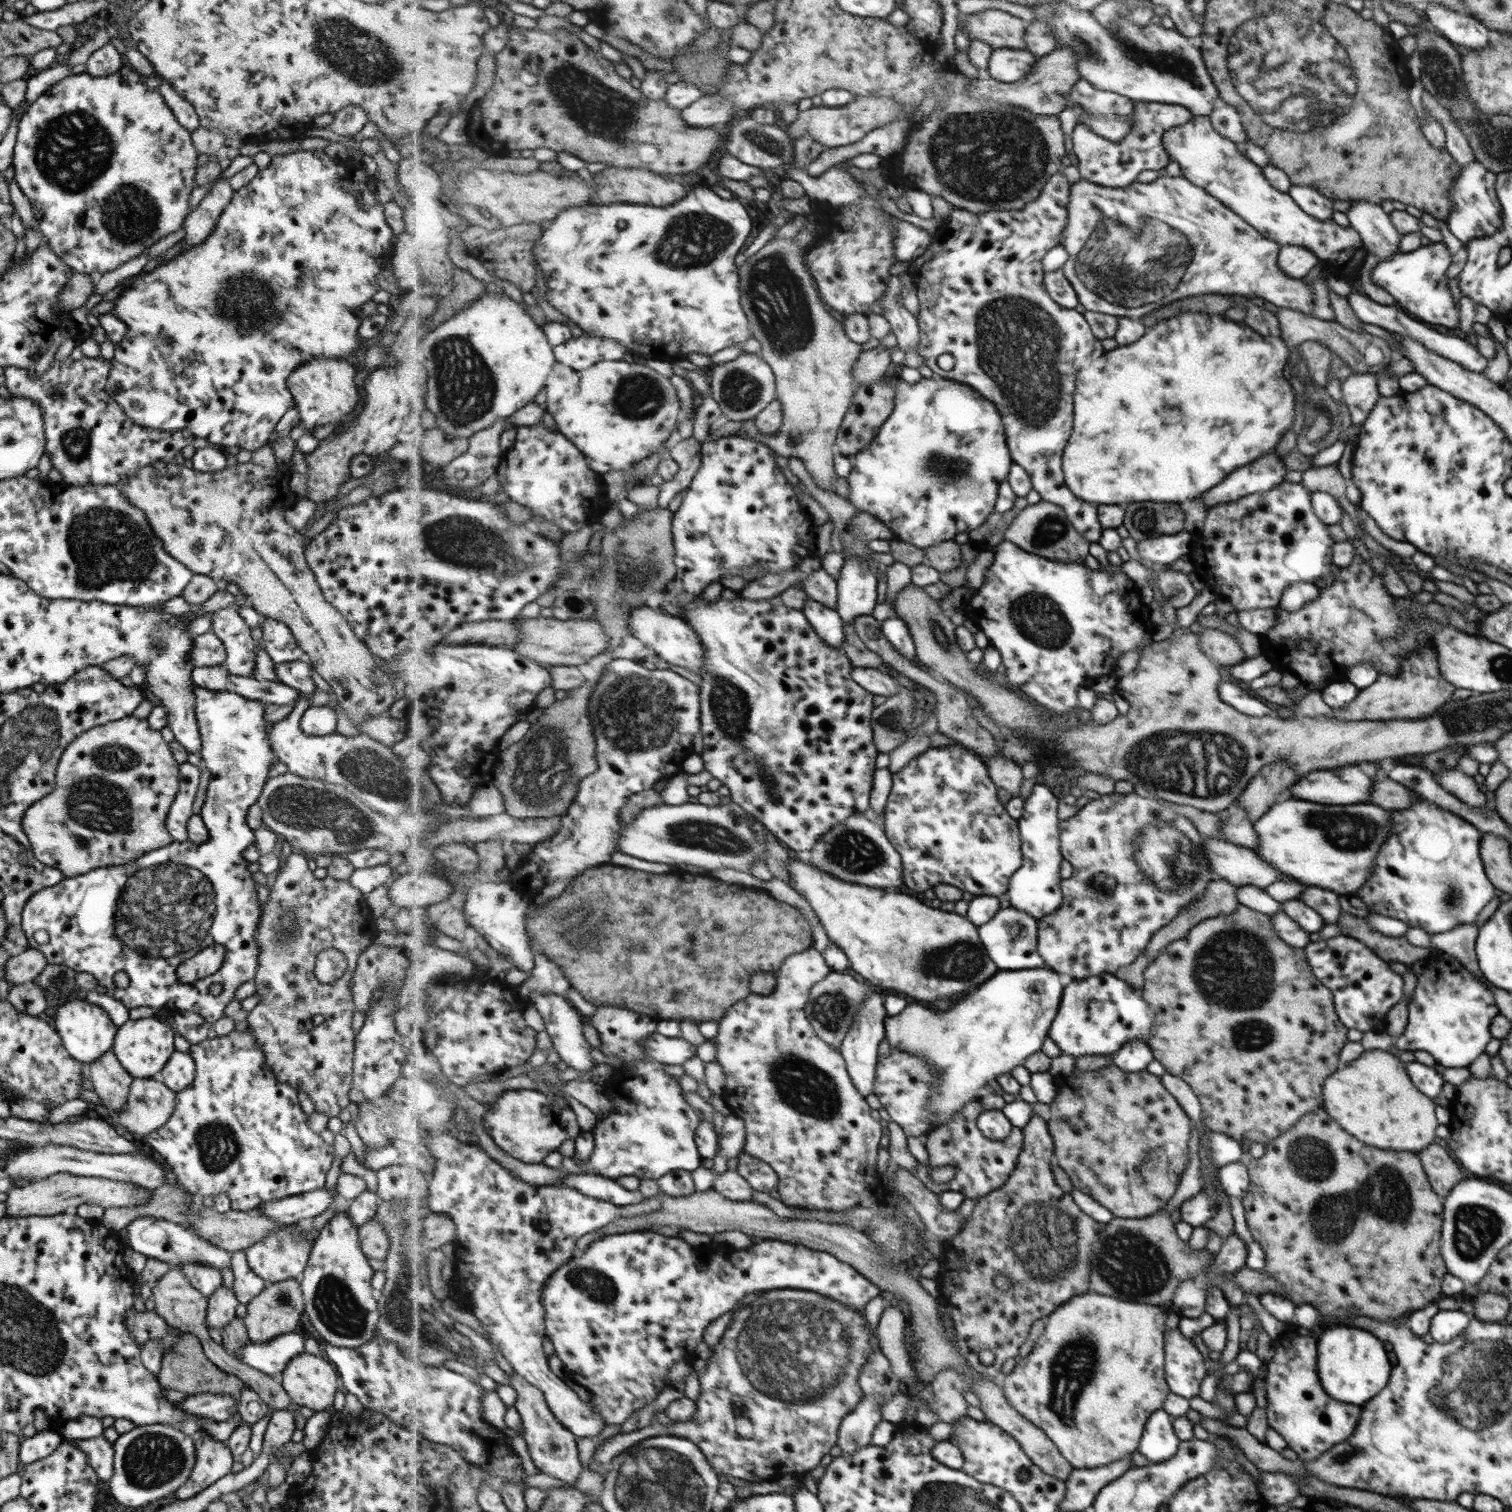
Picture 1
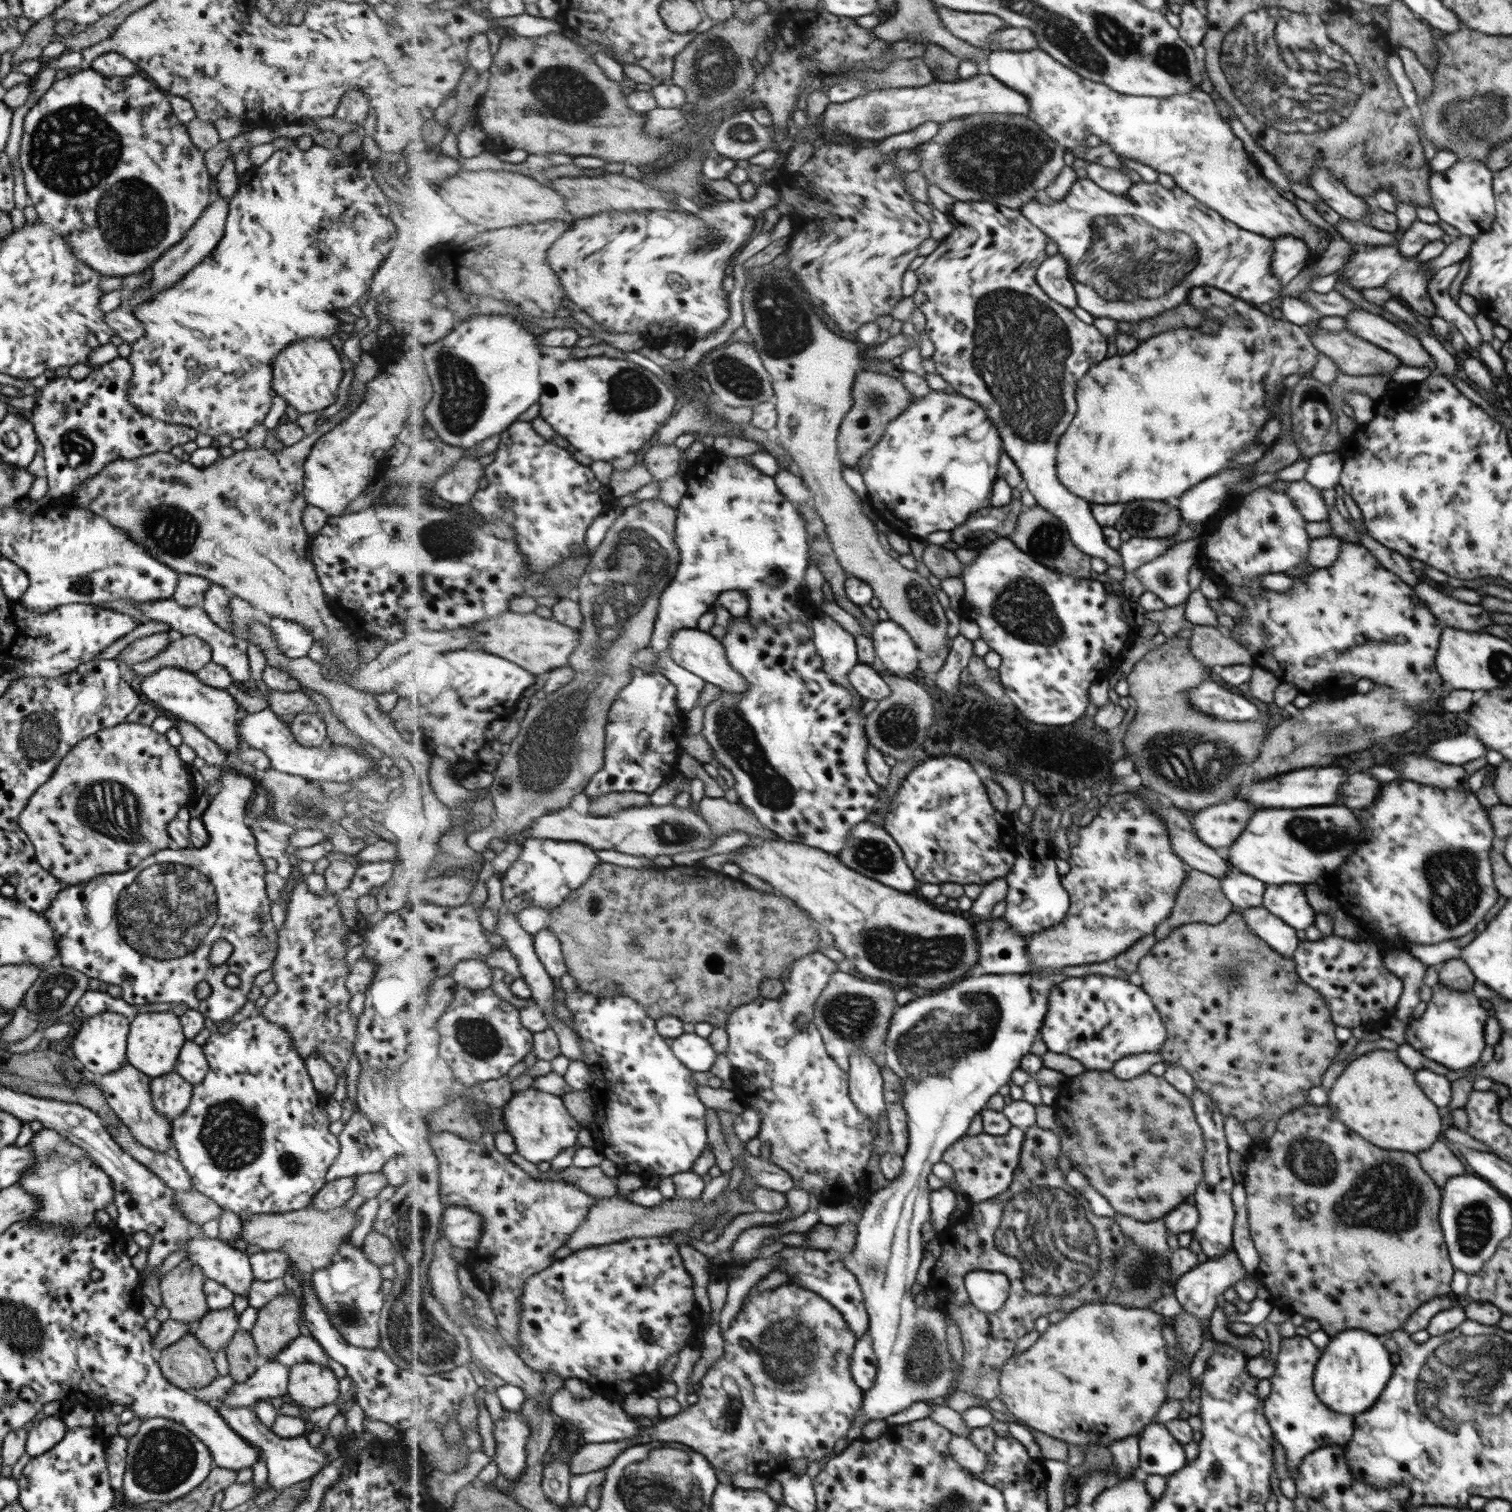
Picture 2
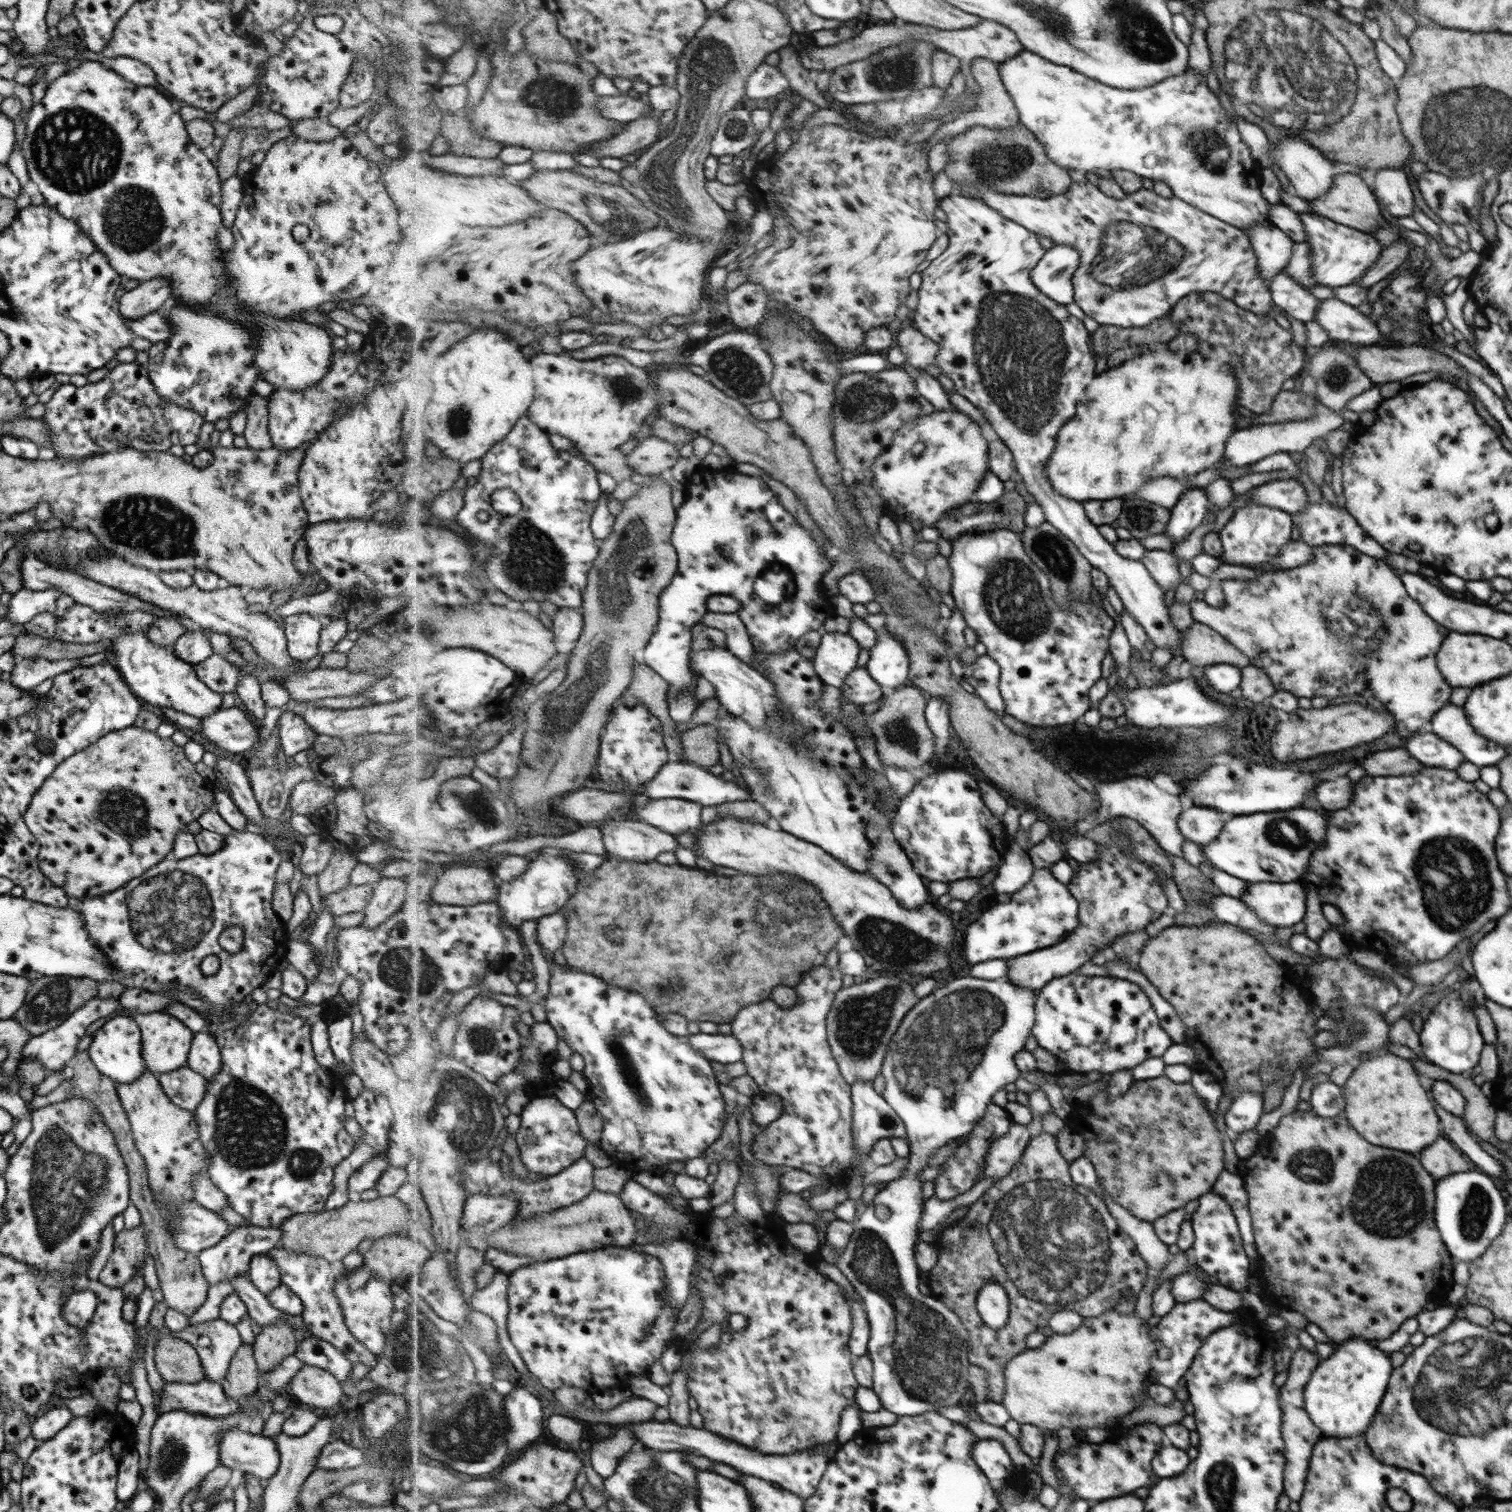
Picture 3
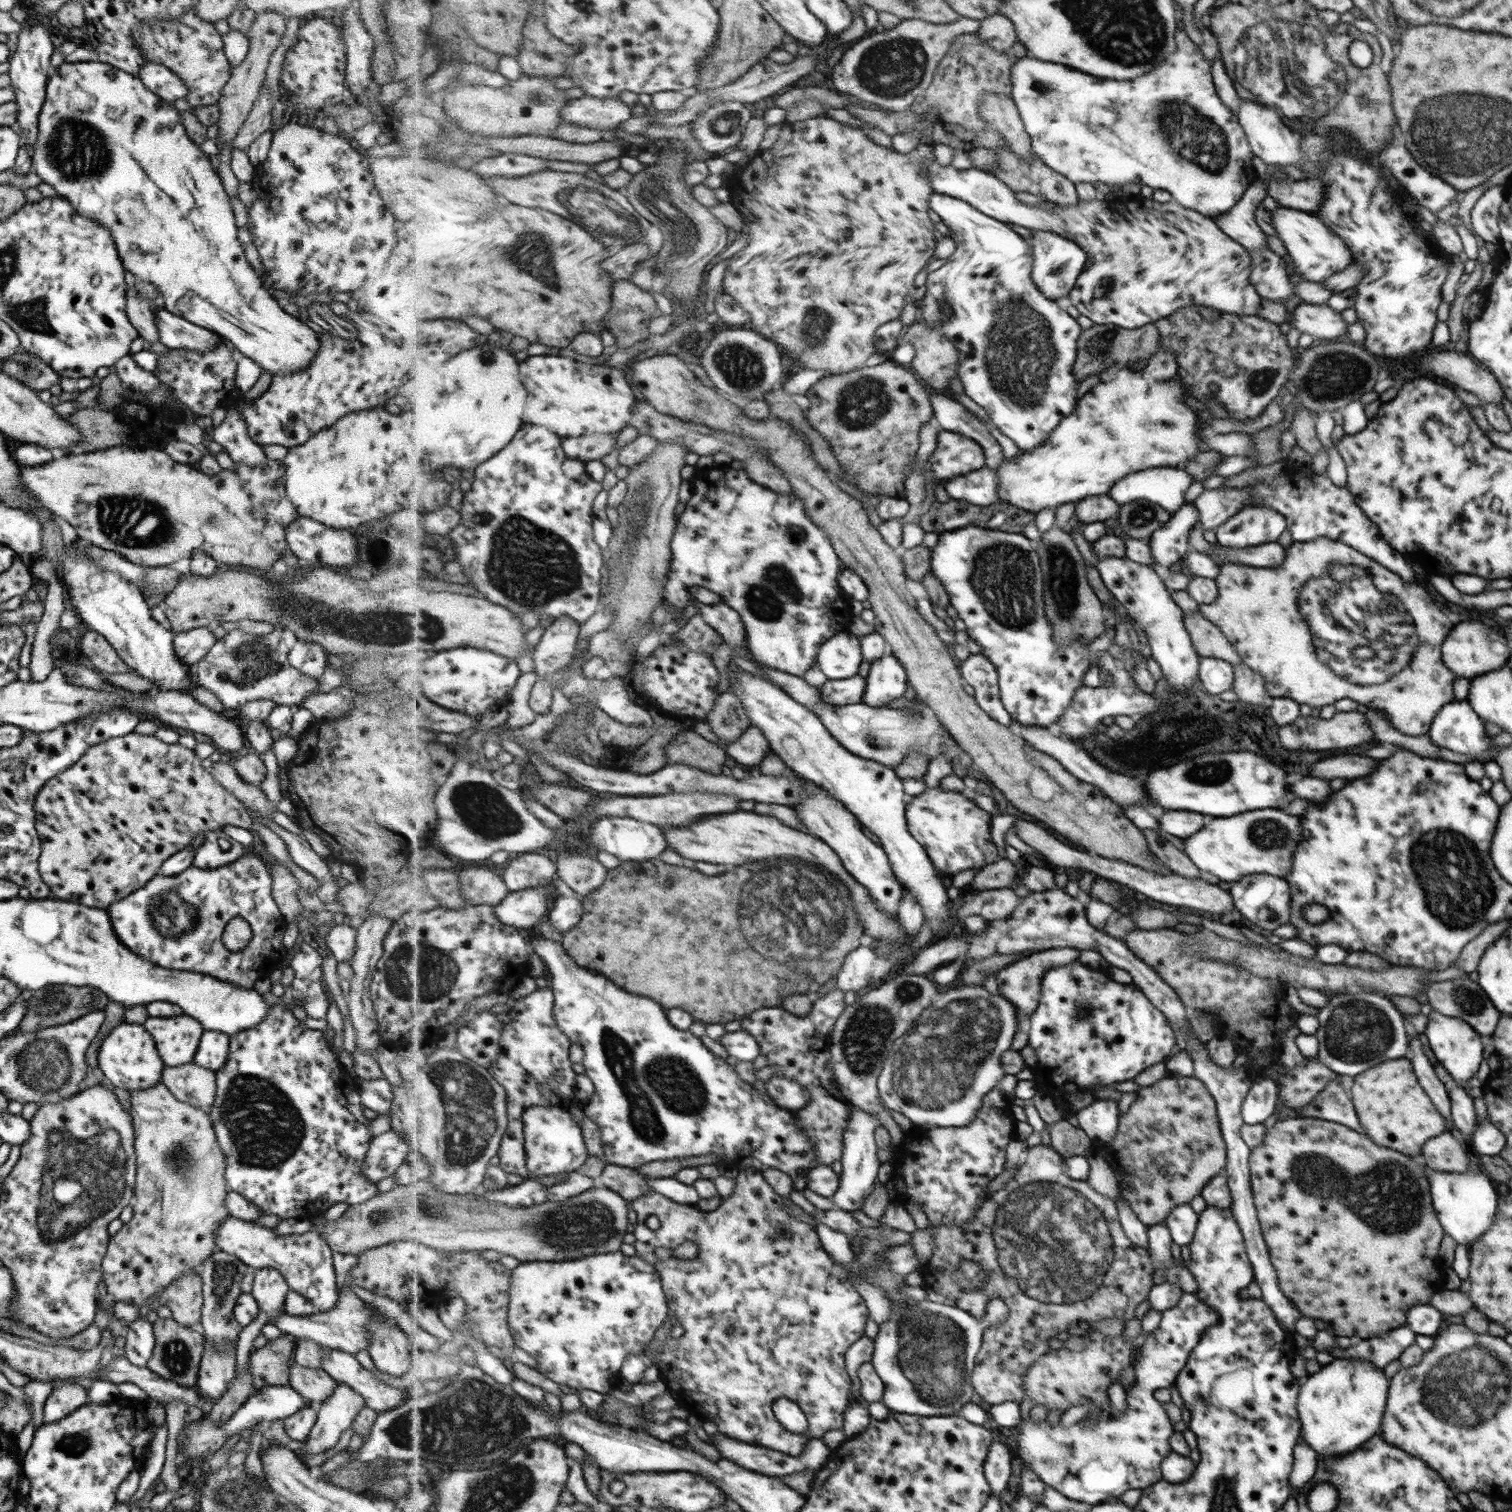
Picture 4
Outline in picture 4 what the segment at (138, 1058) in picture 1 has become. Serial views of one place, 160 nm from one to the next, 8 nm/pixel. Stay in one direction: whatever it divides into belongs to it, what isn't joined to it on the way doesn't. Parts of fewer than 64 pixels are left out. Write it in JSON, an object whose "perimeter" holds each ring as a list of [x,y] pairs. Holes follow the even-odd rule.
{"perimeter":[[[185,1014],[171,1017],[147,1017],[142,1023],[154,1040],[156,1051],[165,1067],[192,1062],[204,1031],[202,1026]]]}

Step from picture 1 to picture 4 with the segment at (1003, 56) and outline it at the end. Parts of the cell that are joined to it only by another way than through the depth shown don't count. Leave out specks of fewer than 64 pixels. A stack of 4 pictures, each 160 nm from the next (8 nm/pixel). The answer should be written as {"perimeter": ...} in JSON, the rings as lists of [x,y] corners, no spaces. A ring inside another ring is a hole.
{"perimeter":[[[1183,29],[1176,32],[1175,40],[1177,47],[1173,54],[1151,72],[1131,82],[1099,80],[1063,64],[1051,64],[1027,56],[1018,60],[1011,70],[1012,99],[1018,105],[1034,154],[1073,183],[1101,183],[1109,187],[1114,184],[1120,189],[1133,183],[1161,189],[1170,193],[1172,200],[1182,208],[1213,218],[1230,211],[1251,184],[1249,164],[1253,150],[1247,146],[1246,134],[1243,134],[1238,117],[1219,100],[1209,63],[1199,51],[1198,44]]]}

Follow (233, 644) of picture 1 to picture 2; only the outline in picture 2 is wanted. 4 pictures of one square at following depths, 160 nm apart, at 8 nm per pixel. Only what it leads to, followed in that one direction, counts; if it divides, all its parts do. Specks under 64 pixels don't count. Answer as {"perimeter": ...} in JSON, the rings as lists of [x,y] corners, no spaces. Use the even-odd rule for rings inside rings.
{"perimeter":[[[210,584],[208,591],[204,594],[201,606],[213,624],[225,633],[231,634],[233,621],[229,618],[230,608],[226,607],[229,599],[226,589],[217,584]]]}

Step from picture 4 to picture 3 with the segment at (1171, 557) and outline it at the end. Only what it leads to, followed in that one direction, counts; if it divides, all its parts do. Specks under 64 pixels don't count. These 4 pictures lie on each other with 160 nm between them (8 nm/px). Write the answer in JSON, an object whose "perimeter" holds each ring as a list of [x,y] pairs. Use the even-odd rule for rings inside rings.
{"perimeter":[[[1191,487],[1176,498],[1164,535],[1170,536],[1172,546],[1181,543],[1191,531],[1197,530],[1206,518],[1209,502],[1202,488]]]}

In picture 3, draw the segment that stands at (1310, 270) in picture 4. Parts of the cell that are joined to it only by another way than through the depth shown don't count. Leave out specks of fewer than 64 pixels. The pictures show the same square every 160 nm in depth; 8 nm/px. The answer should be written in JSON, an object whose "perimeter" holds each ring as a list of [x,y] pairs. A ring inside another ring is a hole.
{"perimeter":[[[1309,212],[1299,214],[1299,222],[1302,222],[1305,231],[1304,241],[1309,244],[1309,252],[1312,256],[1311,278],[1315,285],[1331,289],[1355,285],[1381,255],[1382,248],[1379,241],[1359,229],[1337,224],[1326,217]]]}

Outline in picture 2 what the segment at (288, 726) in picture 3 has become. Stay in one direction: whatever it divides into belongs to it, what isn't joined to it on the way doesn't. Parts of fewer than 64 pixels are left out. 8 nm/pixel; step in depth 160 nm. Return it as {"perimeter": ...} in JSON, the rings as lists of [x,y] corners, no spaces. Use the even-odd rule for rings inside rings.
{"perimeter":[[[315,713],[296,714],[288,725],[293,738],[301,746],[314,747],[327,741],[325,723]]]}

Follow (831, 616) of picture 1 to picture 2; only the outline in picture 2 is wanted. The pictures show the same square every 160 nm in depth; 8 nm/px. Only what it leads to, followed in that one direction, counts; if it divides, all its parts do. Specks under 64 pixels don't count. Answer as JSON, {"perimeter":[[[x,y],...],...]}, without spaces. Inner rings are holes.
{"perimeter":[[[822,612],[815,615],[810,628],[817,652],[823,658],[823,664],[826,665],[825,670],[837,684],[850,689],[851,694],[858,697],[855,702],[860,705],[858,707],[861,709],[861,702],[864,702],[864,699],[859,696],[848,677],[851,670],[860,664],[855,636],[847,632],[831,616]]]}

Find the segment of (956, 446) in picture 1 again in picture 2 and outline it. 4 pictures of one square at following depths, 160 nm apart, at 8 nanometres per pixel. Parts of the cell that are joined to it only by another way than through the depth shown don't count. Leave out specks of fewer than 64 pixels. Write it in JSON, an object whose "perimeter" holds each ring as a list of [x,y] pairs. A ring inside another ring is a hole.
{"perimeter":[[[931,389],[926,397],[917,397],[913,404],[907,407],[901,416],[887,428],[886,434],[866,455],[863,455],[857,469],[863,475],[868,490],[868,502],[873,507],[878,516],[896,532],[900,532],[908,537],[915,537],[925,540],[927,536],[940,530],[947,532],[959,528],[962,524],[969,523],[971,516],[985,507],[992,506],[994,486],[999,477],[998,466],[1003,453],[1004,440],[999,432],[998,426],[988,415],[987,409],[983,408],[972,398],[961,395],[955,391],[941,391]]]}

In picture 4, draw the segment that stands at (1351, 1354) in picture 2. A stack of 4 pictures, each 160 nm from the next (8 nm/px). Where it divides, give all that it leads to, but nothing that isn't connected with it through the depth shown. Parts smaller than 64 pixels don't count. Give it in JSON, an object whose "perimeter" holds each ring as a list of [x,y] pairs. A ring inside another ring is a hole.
{"perimeter":[[[1336,1358],[1303,1379],[1296,1396],[1300,1434],[1319,1460],[1357,1450],[1370,1436],[1379,1433],[1387,1398],[1388,1380],[1382,1369],[1369,1361]]]}

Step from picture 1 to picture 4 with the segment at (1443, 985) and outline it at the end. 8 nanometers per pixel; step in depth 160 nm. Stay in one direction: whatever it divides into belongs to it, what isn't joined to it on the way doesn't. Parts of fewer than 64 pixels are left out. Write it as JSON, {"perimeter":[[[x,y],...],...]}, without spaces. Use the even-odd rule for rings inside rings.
{"perimeter":[[[1431,1010],[1427,1017],[1425,1030],[1422,1032],[1427,1038],[1429,1050],[1433,1052],[1435,1060],[1443,1066],[1446,1072],[1451,1078],[1457,1082],[1457,1086],[1461,1086],[1461,1083],[1471,1078],[1483,1056],[1481,1056],[1481,1044],[1479,1044],[1478,1031],[1473,1032],[1471,1025],[1466,1021],[1457,1017],[1445,1016],[1442,1013]]]}

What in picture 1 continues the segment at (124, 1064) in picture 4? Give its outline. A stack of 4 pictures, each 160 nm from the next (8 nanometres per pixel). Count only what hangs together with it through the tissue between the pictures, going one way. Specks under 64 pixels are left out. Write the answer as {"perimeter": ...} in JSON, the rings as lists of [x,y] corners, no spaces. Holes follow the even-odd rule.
{"perimeter":[[[75,992],[67,995],[54,1009],[53,1016],[56,1016],[53,1022],[55,1032],[72,1059],[88,1065],[112,1047],[117,1026],[108,1019],[109,1015],[102,1008],[89,1004],[85,997],[75,996]]]}

